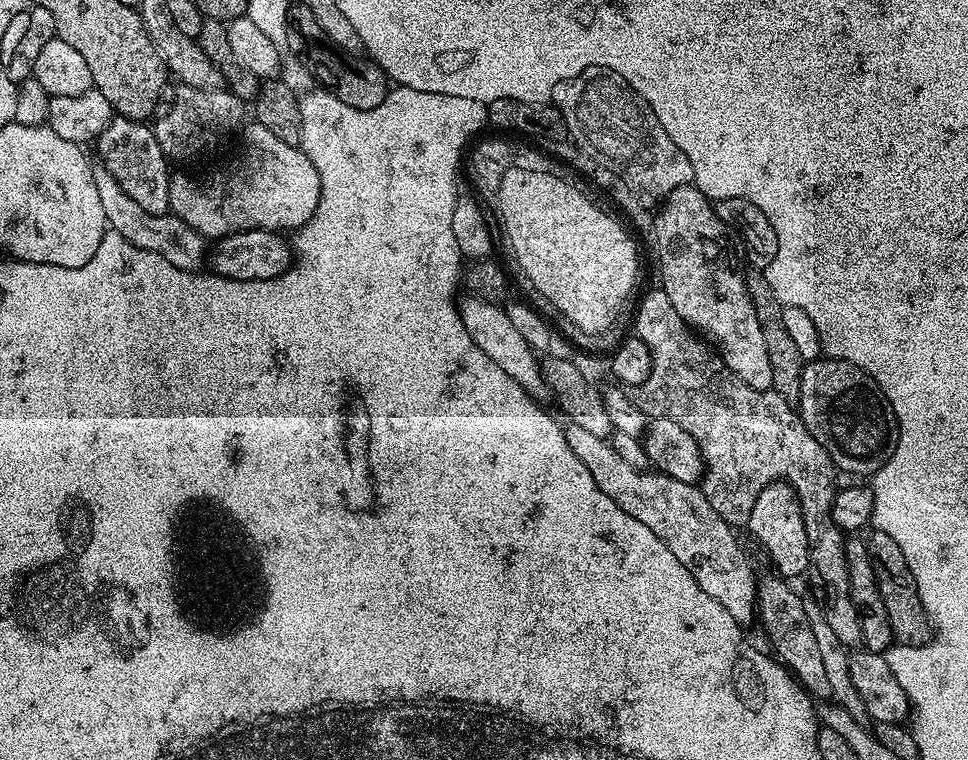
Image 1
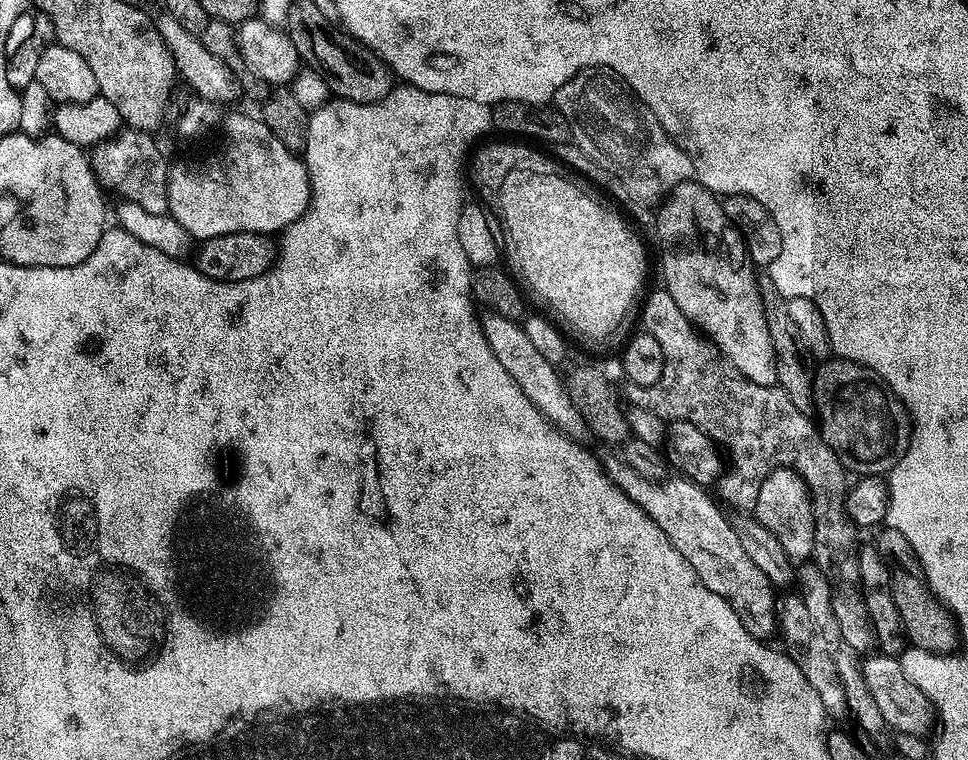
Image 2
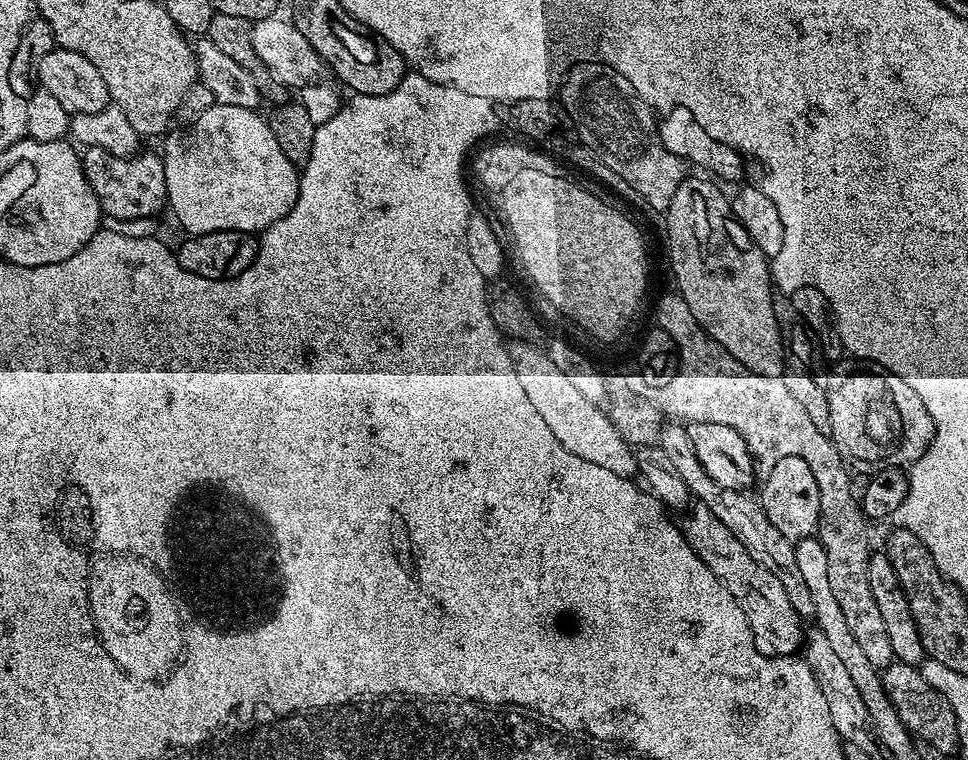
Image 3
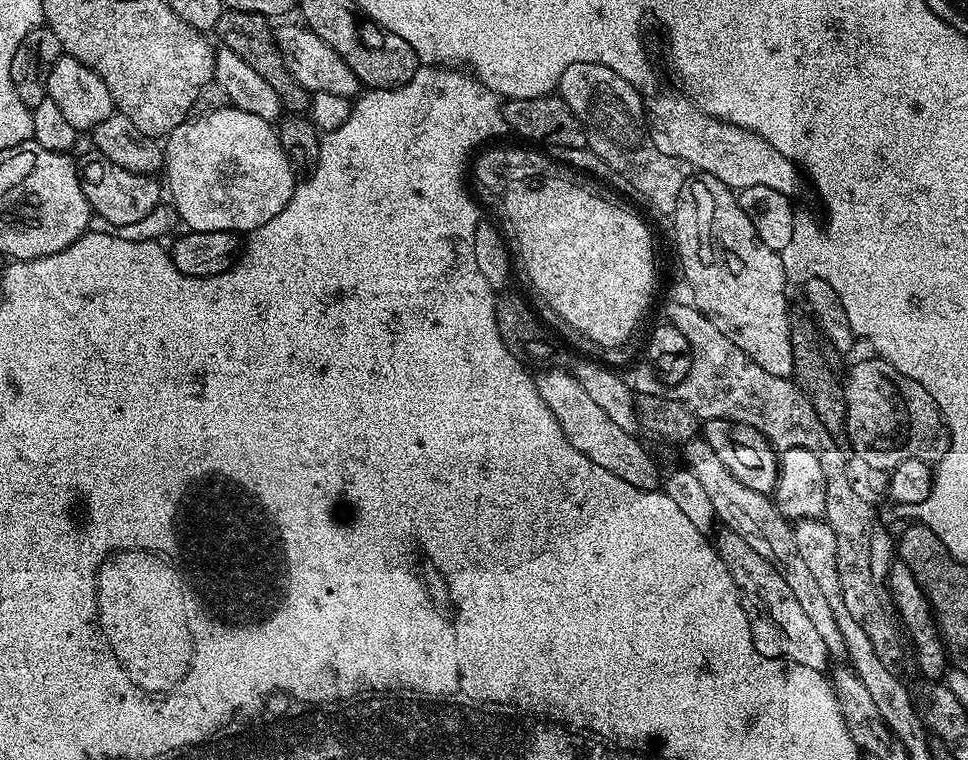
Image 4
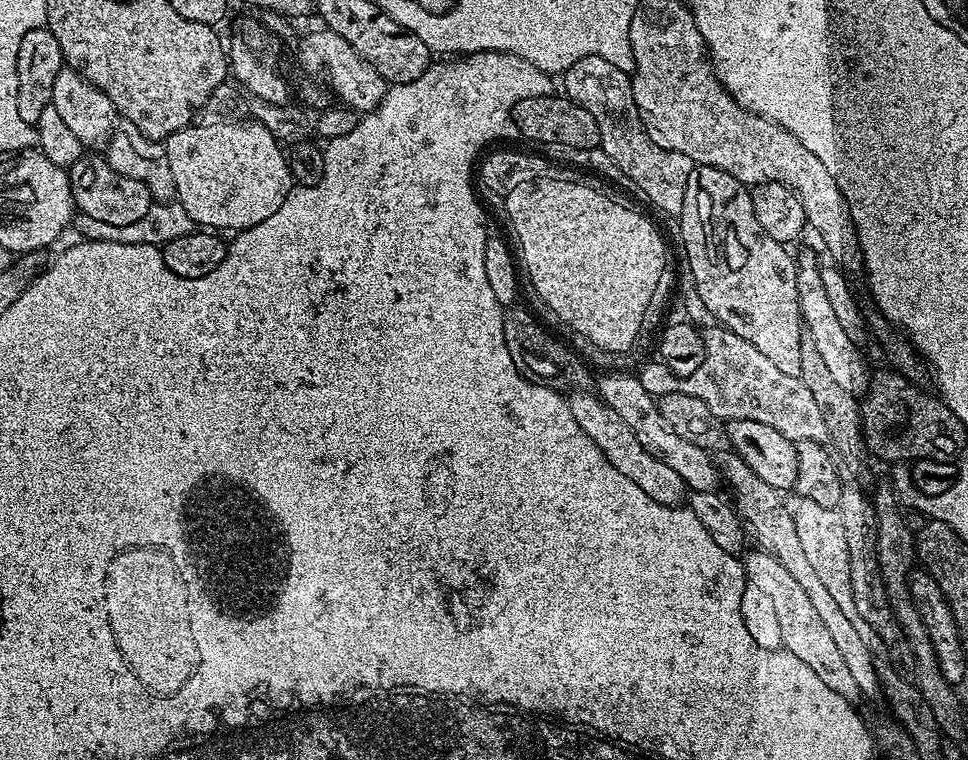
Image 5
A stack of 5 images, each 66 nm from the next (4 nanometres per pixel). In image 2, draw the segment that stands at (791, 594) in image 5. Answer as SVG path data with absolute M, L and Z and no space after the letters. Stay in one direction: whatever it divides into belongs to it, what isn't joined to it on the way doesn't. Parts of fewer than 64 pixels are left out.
M619 459L616 460L612 460L609 462L608 468L606 468L607 475L611 476L615 484L618 485L618 487L622 489L623 492L626 493L626 495L630 497L631 500L636 505L638 505L639 508L642 509L648 517L654 519L656 525L661 527L662 532L666 534L666 536L670 539L672 548L678 550L678 552L682 554L682 556L686 558L688 562L690 562L690 566L696 574L697 581L700 584L706 586L708 590L714 591L714 594L718 594L719 596L723 596L727 599L728 604L736 612L737 619L742 622L742 624L744 625L744 627L746 627L746 630L749 631L752 637L756 637L759 640L763 640L765 642L769 641L769 637L771 635L774 636L778 630L778 598L777 596L774 596L774 594L776 594L775 587L770 582L768 576L766 576L766 574L764 574L764 572L762 572L762 570L760 570L760 568L757 567L755 563L753 563L752 559L750 559L749 556L746 556L746 552L744 552L733 523L726 520L725 516L716 506L715 502L705 493L707 491L701 485L695 484L691 480L682 476L677 476L678 478L674 480L668 478L665 479L663 482L650 481L646 478L642 478L642 474L638 474L636 471L634 471L633 468L629 468L627 464L621 462Z

